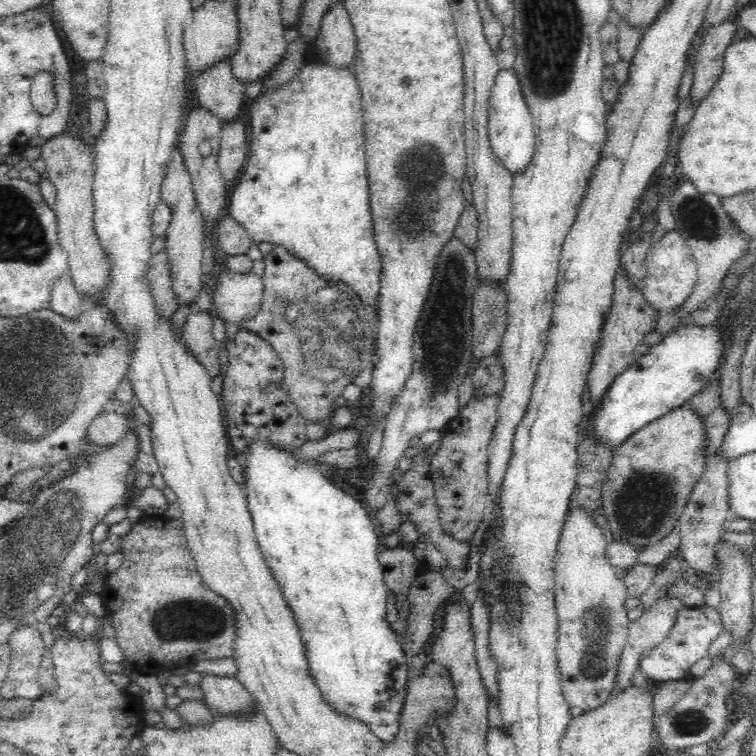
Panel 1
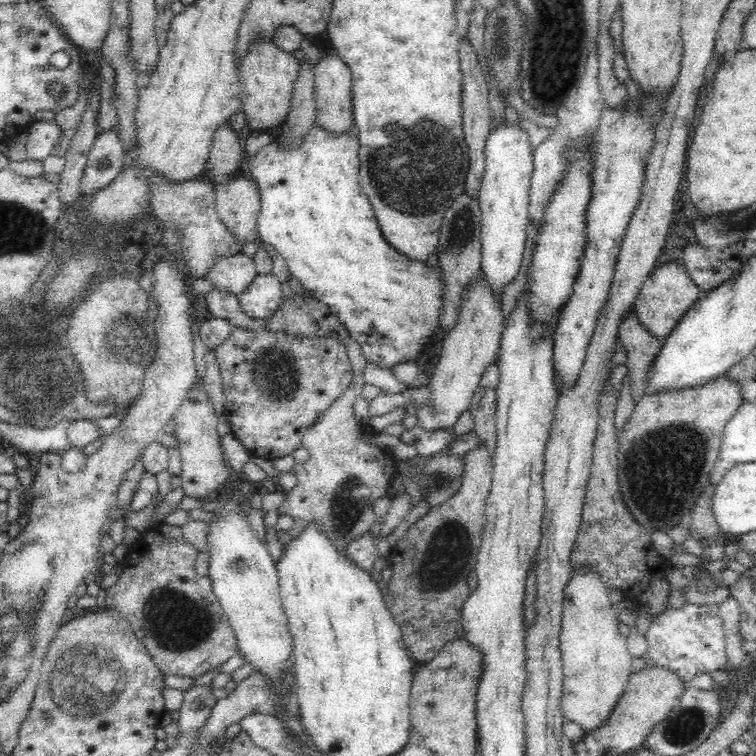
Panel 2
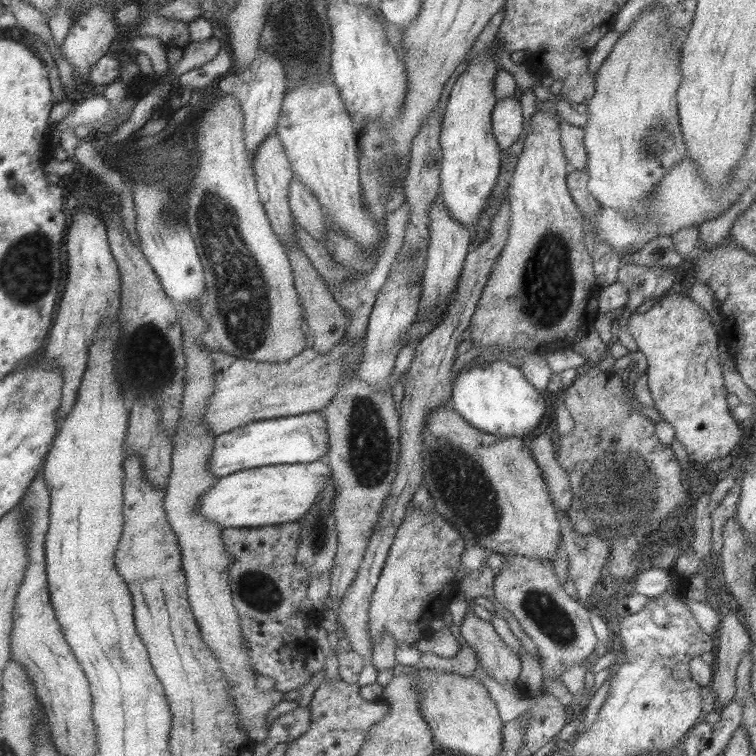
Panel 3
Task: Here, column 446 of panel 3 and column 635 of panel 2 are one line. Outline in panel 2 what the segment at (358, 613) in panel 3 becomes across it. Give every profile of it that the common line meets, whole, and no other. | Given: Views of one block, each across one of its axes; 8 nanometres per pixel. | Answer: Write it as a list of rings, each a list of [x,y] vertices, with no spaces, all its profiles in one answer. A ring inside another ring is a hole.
[[[634,306],[619,323],[619,338],[627,352],[626,365],[632,380],[630,384],[632,398],[638,403],[638,400],[645,396],[646,372],[652,364],[652,358],[658,354],[658,348],[662,346],[663,339],[650,335],[650,332],[642,327],[642,323],[636,317]]]

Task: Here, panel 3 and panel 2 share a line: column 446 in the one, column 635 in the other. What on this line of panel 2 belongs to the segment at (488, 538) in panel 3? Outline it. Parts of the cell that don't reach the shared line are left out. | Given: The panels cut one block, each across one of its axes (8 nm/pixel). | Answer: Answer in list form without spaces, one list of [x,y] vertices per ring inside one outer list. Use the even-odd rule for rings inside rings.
[[[726,375],[688,390],[646,394],[635,404],[631,417],[619,432],[616,472],[622,500],[636,523],[647,530],[667,531],[685,524],[690,518],[697,498],[710,483],[710,474],[717,461],[726,423],[743,404],[739,384],[731,382]]]

